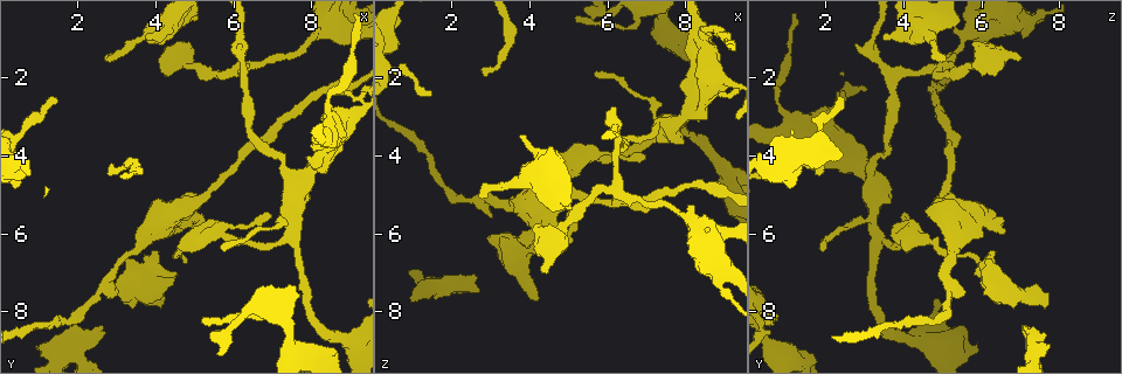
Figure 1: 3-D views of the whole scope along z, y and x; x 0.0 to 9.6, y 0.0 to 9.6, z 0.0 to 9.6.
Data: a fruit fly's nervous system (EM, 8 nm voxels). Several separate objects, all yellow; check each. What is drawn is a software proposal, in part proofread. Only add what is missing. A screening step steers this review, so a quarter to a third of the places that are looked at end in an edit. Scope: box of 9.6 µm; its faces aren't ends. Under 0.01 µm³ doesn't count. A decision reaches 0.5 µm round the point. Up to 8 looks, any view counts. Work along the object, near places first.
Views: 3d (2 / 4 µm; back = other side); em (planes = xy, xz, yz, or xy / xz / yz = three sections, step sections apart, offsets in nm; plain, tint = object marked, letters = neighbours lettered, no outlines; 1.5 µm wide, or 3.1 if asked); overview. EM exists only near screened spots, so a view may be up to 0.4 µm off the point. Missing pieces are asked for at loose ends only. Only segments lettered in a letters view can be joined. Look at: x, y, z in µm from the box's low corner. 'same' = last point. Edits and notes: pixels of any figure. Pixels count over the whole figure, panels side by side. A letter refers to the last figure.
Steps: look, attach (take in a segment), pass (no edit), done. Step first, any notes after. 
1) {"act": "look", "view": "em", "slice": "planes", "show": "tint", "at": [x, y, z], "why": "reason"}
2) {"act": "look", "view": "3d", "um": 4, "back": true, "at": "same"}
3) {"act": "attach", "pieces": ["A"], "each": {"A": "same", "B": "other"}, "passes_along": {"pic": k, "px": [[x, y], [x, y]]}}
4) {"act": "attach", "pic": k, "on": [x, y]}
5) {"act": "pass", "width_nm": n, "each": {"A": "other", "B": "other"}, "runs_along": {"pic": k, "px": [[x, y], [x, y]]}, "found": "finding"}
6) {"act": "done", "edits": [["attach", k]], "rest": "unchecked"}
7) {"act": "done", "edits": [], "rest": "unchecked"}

{"act": "look", "view": "em", "slice": "planes", "show": "letters", "at": [2.65, 1.55, 5.00], "why": "an open end"}

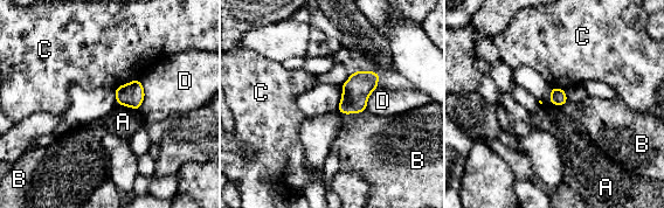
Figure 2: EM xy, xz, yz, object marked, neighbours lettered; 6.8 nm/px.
{"act": "pass", "longest_contact_nm": ["D", 220], "each": {"A": "other", "B": "other", "C": "other", "D": "other"}, "border": {"pic": 2, "px": [[117, 103], [131, 106], [138, 111]]}, "found": "no lettered segment goes on from it"}

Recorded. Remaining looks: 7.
{"act": "look", "view": "3d", "um": 2, "at": [4.25, 1.45, 7.00], "why": "an open end"}

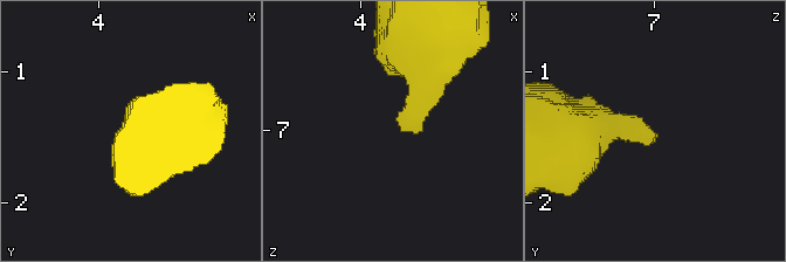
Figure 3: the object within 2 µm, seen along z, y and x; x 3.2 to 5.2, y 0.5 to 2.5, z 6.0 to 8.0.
{"act": "look", "view": "em", "slice": "planes", "show": "letters", "at": [4.32, 1.52, 7.00], "why": "need the tissue"}

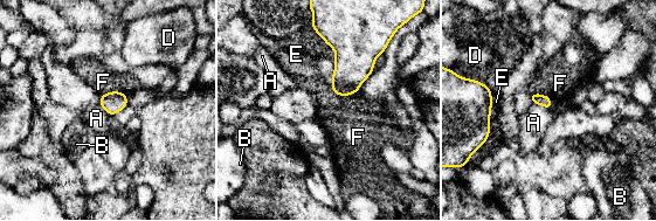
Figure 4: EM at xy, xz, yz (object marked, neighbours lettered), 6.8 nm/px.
{"act": "pass", "each": {"A": "other", "B": "other", "D": "other", "E": "other", "F": "other"}, "border": {"pic": 4, "px": [[531, 102], [550, 110]]}, "found": "none of them fits"}

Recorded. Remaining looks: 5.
{"act": "look", "view": "em", "slice": "planes", "show": "letters", "at": [4.20, 7.75, 7.75], "why": "branch stops here"}

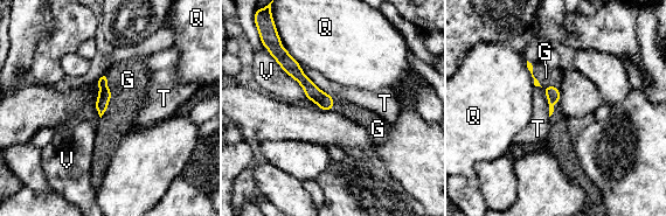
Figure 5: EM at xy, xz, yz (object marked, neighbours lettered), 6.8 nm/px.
{"act": "attach", "pieces": ["G"], "each": {"G": "same", "Q": "other", "T": "other", "V": "other"}, "passes_along": {"pic": 5, "px": [[105, 95], [111, 96], [127, 79]]}, "found": "the cell continues"}

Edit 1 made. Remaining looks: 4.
{"act": "done", "edits": [["attach", 5]], "rest": "unchecked"}

